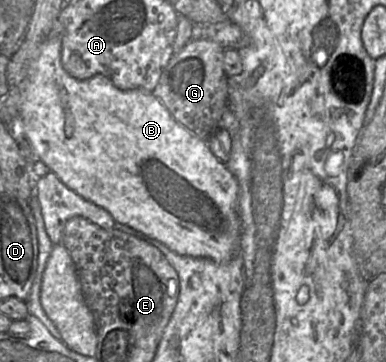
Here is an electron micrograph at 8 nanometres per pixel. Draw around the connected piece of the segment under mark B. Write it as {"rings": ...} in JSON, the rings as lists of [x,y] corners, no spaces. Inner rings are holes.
{"rings":[[[53,33],[43,41],[35,59],[30,65],[25,81],[20,119],[24,133],[22,141],[26,141],[26,143],[19,144],[19,146],[26,158],[28,174],[32,172],[35,159],[42,161],[63,184],[85,200],[105,209],[116,223],[126,225],[143,233],[179,255],[207,258],[219,263],[227,262],[236,255],[240,246],[242,232],[241,218],[238,210],[239,185],[225,164],[220,162],[210,151],[206,140],[195,136],[176,122],[168,109],[152,92],[142,89],[120,90],[110,79],[103,75],[95,75],[87,80],[78,80],[70,76],[61,64],[61,38],[58,33]]]}

